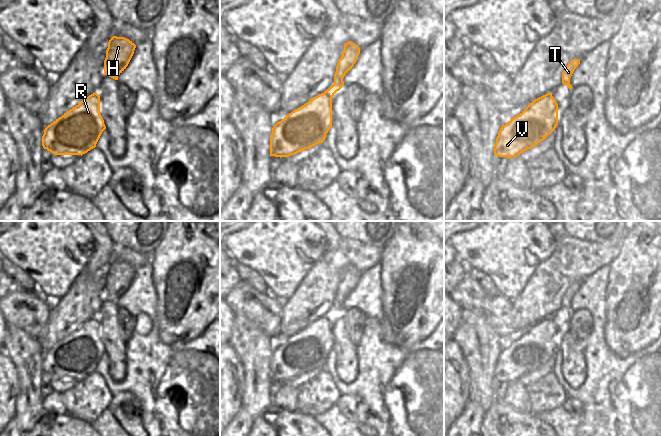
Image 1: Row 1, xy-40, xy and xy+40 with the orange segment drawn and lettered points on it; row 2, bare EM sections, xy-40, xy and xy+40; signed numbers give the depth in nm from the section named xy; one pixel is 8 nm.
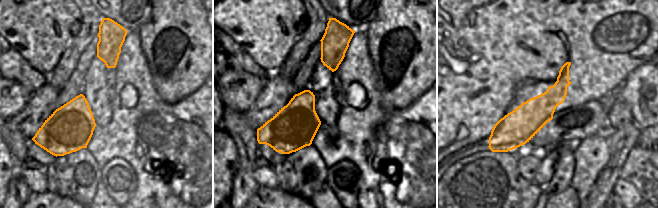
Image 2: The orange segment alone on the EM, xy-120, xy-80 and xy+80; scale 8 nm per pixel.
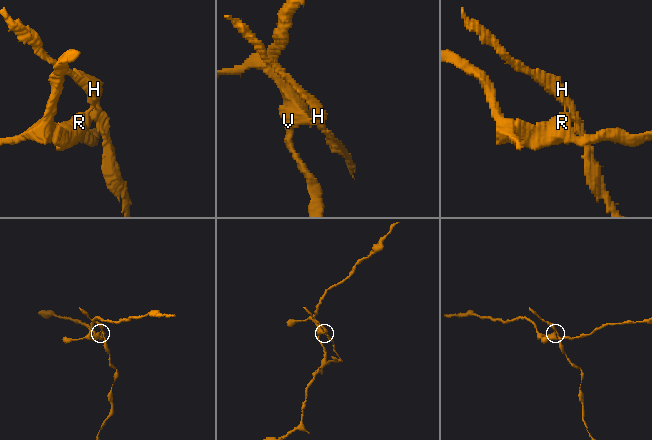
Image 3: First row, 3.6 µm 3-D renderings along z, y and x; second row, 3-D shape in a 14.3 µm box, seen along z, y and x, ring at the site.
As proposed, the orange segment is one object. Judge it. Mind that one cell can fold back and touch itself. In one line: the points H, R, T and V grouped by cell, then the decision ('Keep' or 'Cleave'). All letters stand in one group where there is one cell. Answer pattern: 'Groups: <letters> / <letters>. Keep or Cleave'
Groups: H T / R V. Cleave.

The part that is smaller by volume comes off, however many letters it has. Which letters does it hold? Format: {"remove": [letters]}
{"remove": ["H", "T"]}

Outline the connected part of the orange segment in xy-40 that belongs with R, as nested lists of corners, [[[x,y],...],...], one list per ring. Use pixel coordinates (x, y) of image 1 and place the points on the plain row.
[[[93,317],[45,352],[42,370],[55,379],[82,380],[96,371],[105,353],[106,350],[100,338],[100,320]]]

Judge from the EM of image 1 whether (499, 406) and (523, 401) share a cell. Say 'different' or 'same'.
different

